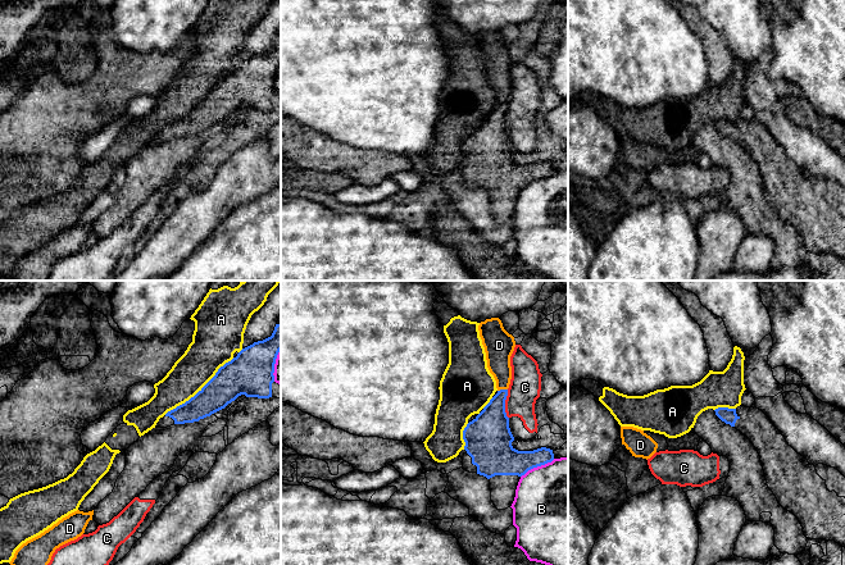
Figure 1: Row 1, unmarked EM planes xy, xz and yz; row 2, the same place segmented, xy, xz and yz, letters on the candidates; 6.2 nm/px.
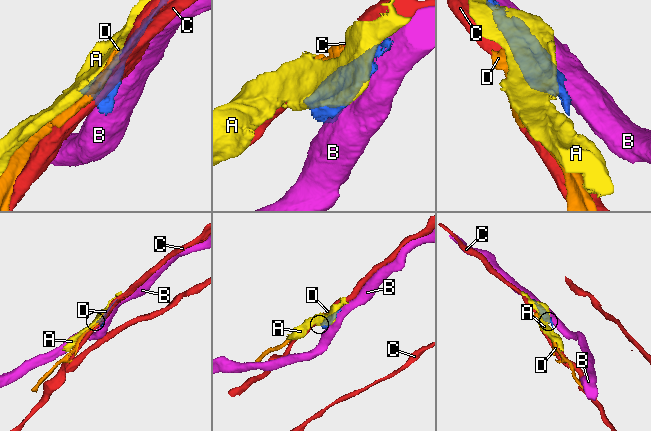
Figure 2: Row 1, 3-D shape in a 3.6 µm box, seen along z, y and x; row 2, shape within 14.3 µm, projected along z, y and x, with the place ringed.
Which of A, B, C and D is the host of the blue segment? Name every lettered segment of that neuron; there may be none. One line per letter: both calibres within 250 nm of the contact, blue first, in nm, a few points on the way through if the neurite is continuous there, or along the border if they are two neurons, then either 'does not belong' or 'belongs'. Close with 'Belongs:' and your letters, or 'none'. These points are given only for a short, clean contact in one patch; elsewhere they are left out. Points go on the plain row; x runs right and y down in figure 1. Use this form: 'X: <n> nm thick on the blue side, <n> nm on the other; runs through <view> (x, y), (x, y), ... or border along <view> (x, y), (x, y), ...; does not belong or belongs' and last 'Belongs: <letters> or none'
A: 220 nm thick on the blue side, 240 nm on the other; does not belong
B: 220 nm thick on the blue side, 480 nm on the other; does not belong
C: 300 nm thick on the blue side, 200 nm on the other; does not belong
D: 220 nm thick on the blue side, 160 nm on the other; does not belong
Belongs: none

